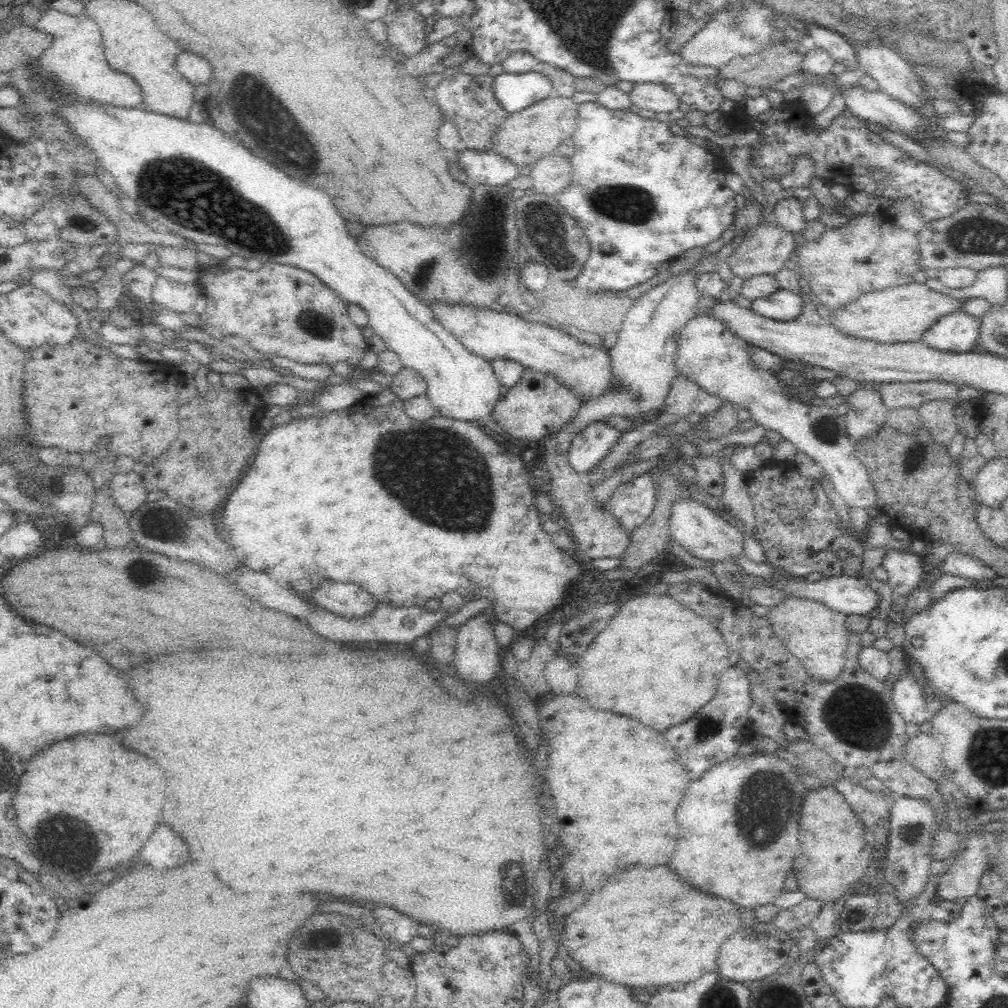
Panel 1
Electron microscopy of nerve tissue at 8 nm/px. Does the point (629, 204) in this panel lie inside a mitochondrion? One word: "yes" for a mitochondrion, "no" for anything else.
yes

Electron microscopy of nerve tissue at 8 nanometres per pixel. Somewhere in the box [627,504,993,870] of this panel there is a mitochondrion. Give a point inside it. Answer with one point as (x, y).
(758, 808)

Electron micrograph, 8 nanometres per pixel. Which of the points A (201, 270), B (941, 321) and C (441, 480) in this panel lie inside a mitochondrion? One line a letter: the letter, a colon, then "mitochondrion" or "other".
A: other
B: other
C: mitochondrion

